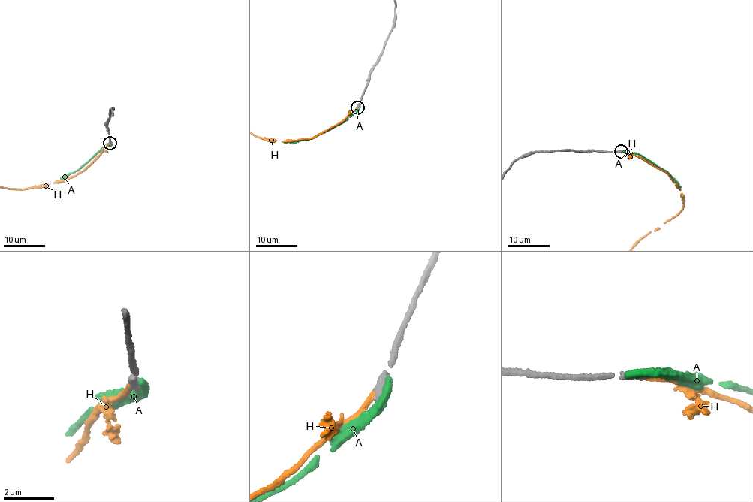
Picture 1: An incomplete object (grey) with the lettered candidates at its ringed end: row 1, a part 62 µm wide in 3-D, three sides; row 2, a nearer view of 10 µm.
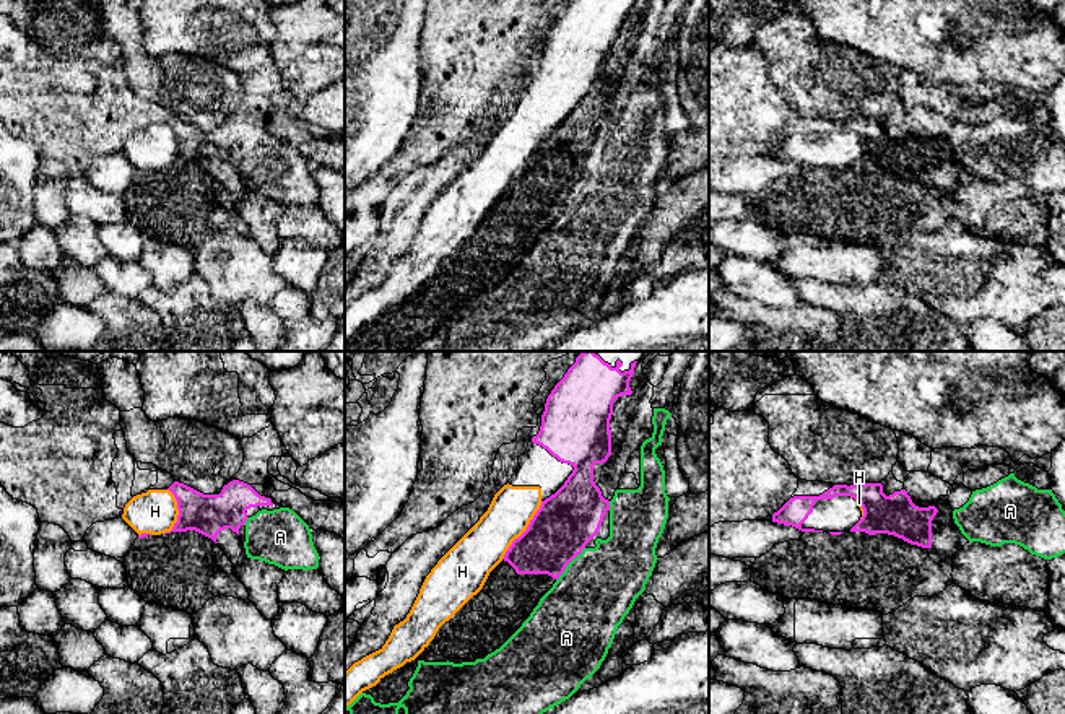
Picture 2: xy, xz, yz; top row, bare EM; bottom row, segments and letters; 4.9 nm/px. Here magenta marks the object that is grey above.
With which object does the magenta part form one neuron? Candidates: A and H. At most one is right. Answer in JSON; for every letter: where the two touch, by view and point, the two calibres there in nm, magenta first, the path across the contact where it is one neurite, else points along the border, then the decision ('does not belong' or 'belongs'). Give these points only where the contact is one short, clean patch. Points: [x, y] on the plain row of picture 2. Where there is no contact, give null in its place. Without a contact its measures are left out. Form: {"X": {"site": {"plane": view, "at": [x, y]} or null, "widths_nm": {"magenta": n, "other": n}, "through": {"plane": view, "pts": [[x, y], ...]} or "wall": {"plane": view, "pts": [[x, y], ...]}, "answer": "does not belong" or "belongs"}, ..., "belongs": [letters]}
{"A": {"site": {"plane": "xz", "at": [569, 197]}, "widths_nm": {"magenta": 300, "other": 380}, "answer": "does not belong"}, "H": {"site": {"plane": "xz", "at": [525, 166]}, "widths_nm": {"magenta": 300, "other": 220}, "answer": "belongs"}, "belongs": ["H"]}

